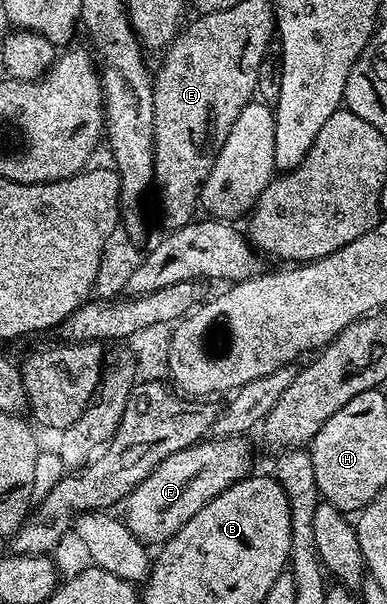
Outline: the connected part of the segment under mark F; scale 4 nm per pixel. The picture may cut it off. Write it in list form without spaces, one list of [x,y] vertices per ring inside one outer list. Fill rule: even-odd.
[[[243,437],[204,439],[197,445],[169,455],[125,498],[129,531],[148,546],[169,540],[205,503],[252,472],[251,445]]]

